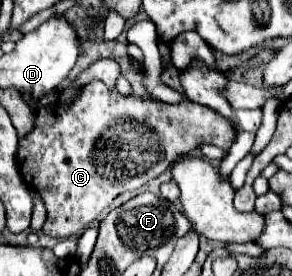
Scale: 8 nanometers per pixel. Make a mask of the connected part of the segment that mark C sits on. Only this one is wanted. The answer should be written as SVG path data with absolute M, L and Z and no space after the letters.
M92 81L80 89L78 97L70 105L54 105L36 111L32 133L20 139L18 165L28 187L36 189L46 203L48 217L42 231L54 239L62 239L90 227L120 193L140 189L150 179L170 169L176 157L194 151L202 141L228 151L238 133L240 129L232 121L220 117L220 113L212 113L212 109L204 105L196 105L192 101L166 105L148 97L124 97L118 91L110 91L102 81Z

